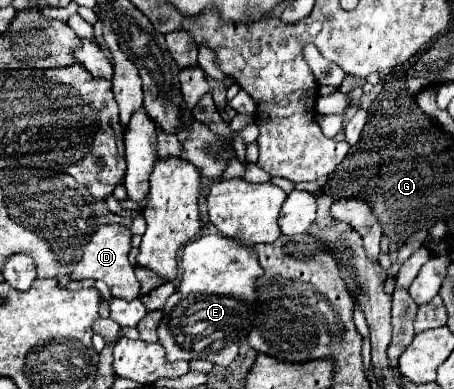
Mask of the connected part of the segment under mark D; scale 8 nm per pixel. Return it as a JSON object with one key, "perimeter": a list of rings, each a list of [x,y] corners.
{"perimeter":[[[107,224],[107,226],[101,226],[91,242],[85,246],[85,252],[83,252],[83,260],[77,264],[77,268],[73,270],[71,278],[73,280],[103,280],[109,290],[111,290],[111,296],[113,298],[125,298],[125,300],[133,300],[139,296],[139,280],[135,276],[135,268],[131,266],[129,262],[129,250],[131,250],[131,232],[121,226],[121,224]]]}

